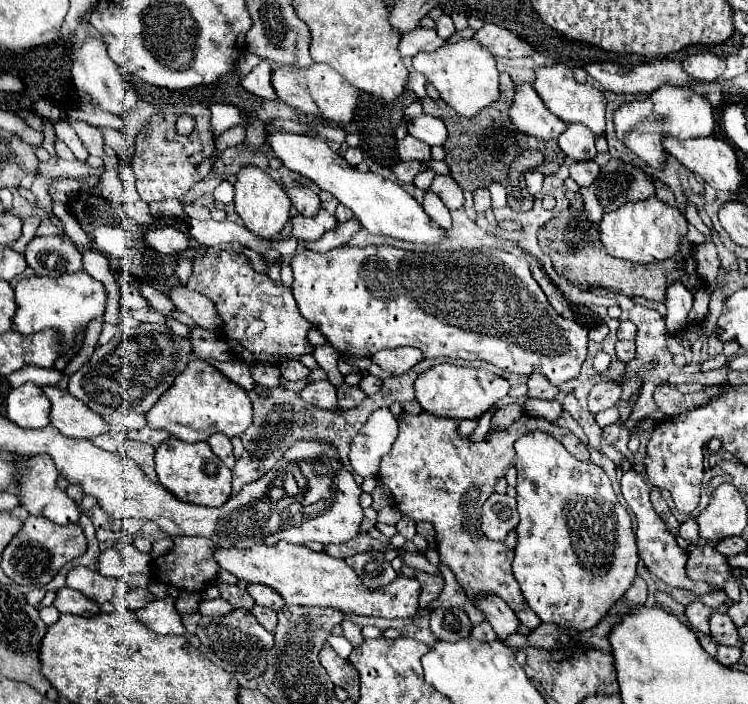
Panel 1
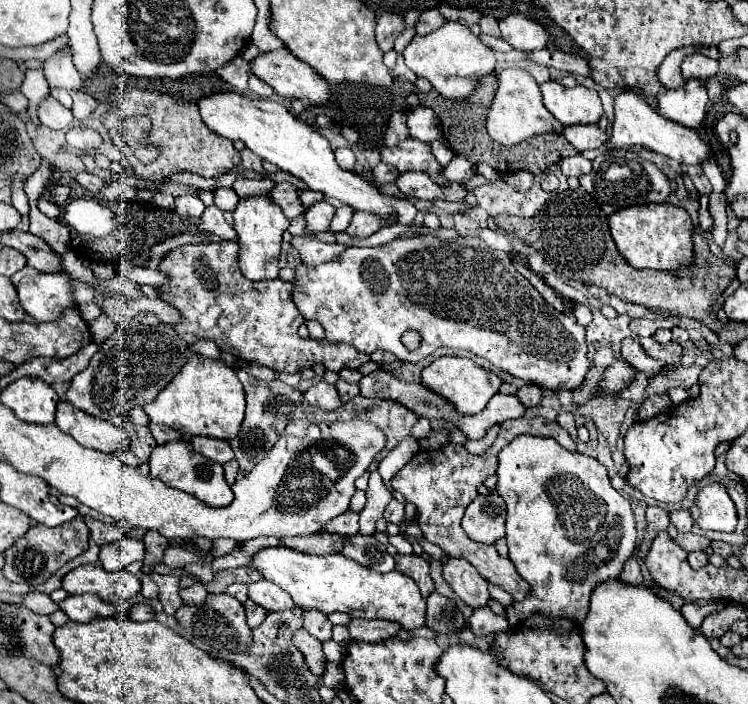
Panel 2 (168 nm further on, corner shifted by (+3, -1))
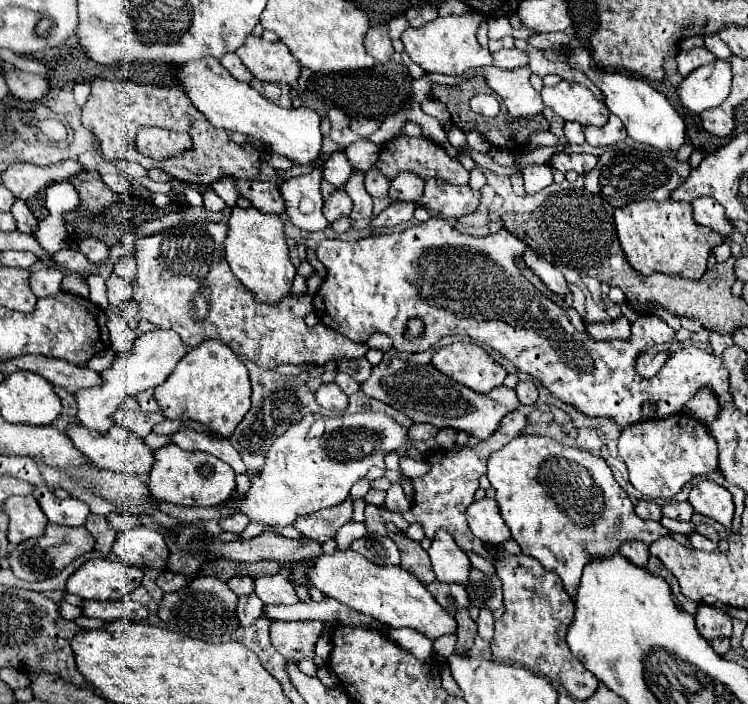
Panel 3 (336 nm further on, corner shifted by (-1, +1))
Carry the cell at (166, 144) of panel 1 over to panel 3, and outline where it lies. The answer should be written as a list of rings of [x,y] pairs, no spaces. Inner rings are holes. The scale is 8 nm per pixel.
[[[95,79],[91,83],[91,95],[81,111],[81,125],[89,129],[101,143],[103,157],[111,163],[115,161],[137,161],[149,169],[161,169],[167,175],[195,183],[195,185],[211,185],[223,177],[237,179],[255,179],[261,169],[261,149],[245,143],[237,145],[231,141],[227,131],[215,129],[203,113],[199,113],[189,97],[179,87],[161,87],[161,85],[141,85],[133,81],[103,81]],[[141,127],[165,127],[179,129],[191,135],[193,149],[179,157],[169,157],[167,161],[155,161],[143,157],[135,149],[135,133]]]

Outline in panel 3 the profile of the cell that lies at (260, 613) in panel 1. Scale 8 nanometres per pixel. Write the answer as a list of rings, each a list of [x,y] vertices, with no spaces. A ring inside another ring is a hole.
[[[251,593],[251,595],[241,595],[239,605],[237,605],[237,619],[241,627],[253,625],[259,617],[263,615],[263,601]]]

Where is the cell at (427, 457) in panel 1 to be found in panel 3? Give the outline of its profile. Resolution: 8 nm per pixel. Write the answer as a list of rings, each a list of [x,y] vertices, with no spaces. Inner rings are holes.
[[[511,411],[509,415],[503,417],[499,431],[493,433],[493,437],[485,439],[483,443],[479,443],[473,449],[461,449],[457,453],[435,453],[429,455],[429,463],[431,463],[431,471],[423,477],[413,479],[413,489],[415,489],[415,501],[411,507],[411,513],[415,515],[415,521],[419,521],[425,529],[425,537],[433,537],[437,529],[447,529],[451,533],[451,537],[455,539],[455,543],[463,549],[463,551],[473,551],[479,553],[481,557],[485,557],[487,561],[495,563],[493,557],[487,553],[483,541],[479,541],[477,537],[473,537],[473,533],[469,531],[467,519],[465,519],[465,511],[467,507],[473,503],[473,493],[479,489],[479,477],[485,475],[487,471],[487,459],[493,451],[501,449],[505,443],[509,443],[513,437],[519,435],[519,431],[527,425],[527,419],[523,413],[519,411]]]

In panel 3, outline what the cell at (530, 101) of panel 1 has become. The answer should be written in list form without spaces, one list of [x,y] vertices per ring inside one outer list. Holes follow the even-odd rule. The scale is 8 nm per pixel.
[[[489,65],[489,67],[477,67],[475,73],[485,77],[485,83],[501,97],[511,117],[517,119],[543,113],[545,105],[541,101],[541,95],[529,83],[531,77],[529,65],[517,69],[497,69]]]

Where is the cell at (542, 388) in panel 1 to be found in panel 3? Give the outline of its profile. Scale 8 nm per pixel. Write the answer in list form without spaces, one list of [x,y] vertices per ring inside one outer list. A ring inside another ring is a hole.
[[[521,381],[515,387],[515,391],[517,391],[517,397],[523,405],[533,405],[537,401],[537,387],[533,381]]]

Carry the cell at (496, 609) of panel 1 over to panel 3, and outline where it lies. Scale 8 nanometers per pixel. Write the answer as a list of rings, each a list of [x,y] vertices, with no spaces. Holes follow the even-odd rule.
[[[439,529],[433,537],[431,549],[427,551],[431,557],[433,571],[439,581],[445,583],[467,583],[471,561],[469,557],[455,545],[453,537],[445,531]]]

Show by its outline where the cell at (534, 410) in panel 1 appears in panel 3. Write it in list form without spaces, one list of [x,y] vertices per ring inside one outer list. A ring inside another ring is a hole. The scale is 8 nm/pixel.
[[[385,357],[377,367],[373,367],[373,373],[361,385],[361,391],[367,397],[379,399],[391,405],[393,409],[405,413],[413,423],[433,423],[437,427],[455,427],[479,439],[491,437],[495,427],[501,423],[501,419],[507,413],[515,411],[519,405],[515,391],[505,385],[491,389],[491,393],[477,393],[453,381],[451,377],[443,375],[433,365],[413,365],[413,363],[401,361],[399,357]]]

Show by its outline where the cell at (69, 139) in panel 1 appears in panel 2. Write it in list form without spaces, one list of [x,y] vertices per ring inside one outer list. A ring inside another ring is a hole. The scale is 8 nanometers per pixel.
[[[45,97],[39,105],[39,119],[45,127],[55,131],[65,131],[73,123],[73,115],[53,97]]]

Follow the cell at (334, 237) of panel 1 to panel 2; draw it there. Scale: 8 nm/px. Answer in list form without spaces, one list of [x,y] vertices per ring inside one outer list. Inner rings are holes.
[[[355,213],[349,227],[345,229],[345,233],[351,237],[369,237],[375,231],[379,231],[381,227],[383,227],[383,223],[379,223],[379,219],[375,219],[375,215]]]

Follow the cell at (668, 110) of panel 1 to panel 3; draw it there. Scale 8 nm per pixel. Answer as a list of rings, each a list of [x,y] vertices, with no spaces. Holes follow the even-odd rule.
[[[717,59],[689,73],[679,85],[681,103],[693,113],[721,105],[731,91],[731,65]]]

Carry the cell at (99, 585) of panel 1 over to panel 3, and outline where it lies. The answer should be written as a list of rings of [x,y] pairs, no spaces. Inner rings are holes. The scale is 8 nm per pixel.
[[[89,559],[67,579],[67,591],[83,599],[123,599],[141,585],[141,577],[143,571],[135,565],[109,559]]]

